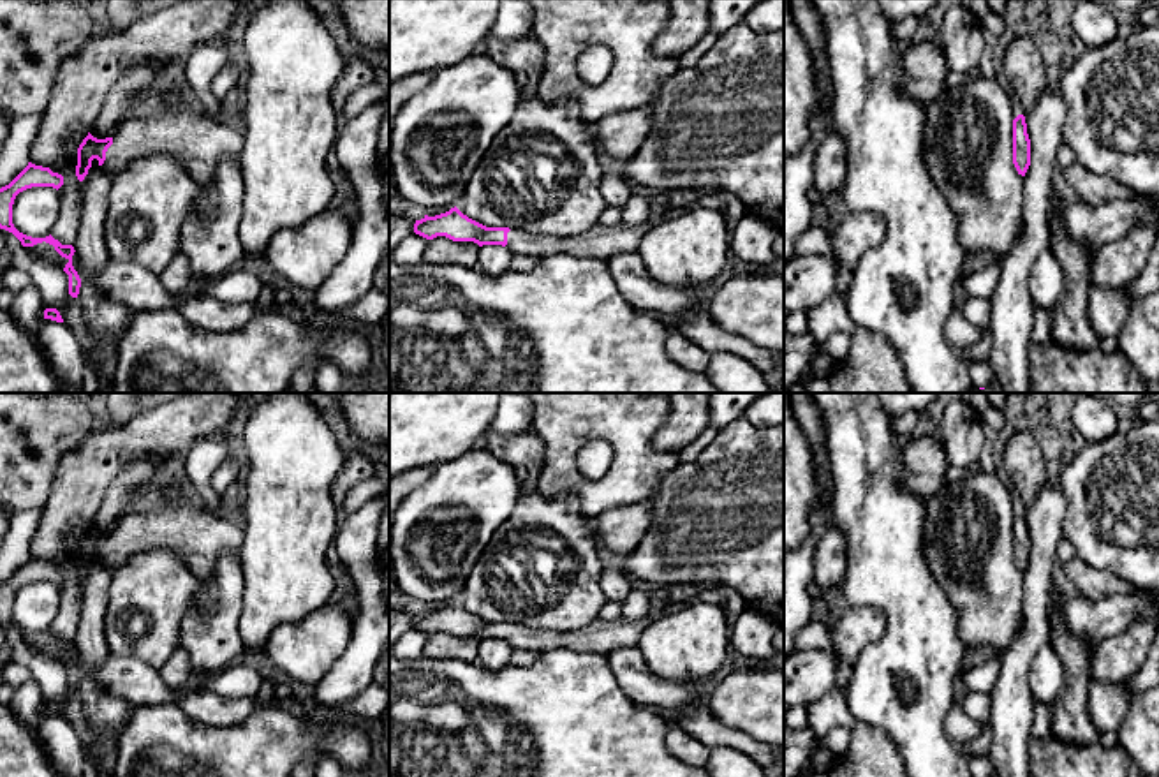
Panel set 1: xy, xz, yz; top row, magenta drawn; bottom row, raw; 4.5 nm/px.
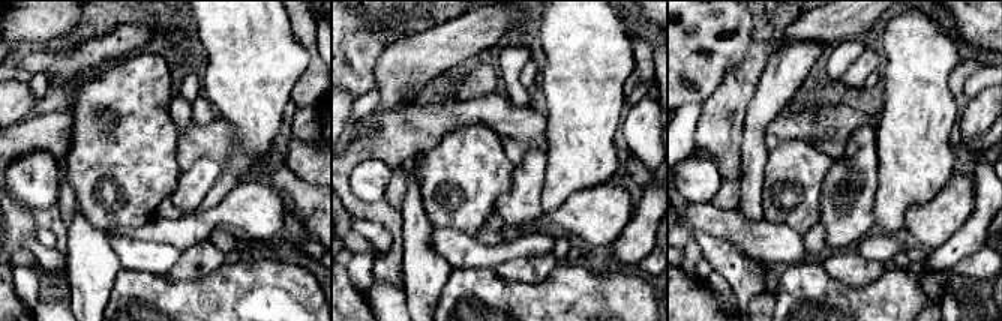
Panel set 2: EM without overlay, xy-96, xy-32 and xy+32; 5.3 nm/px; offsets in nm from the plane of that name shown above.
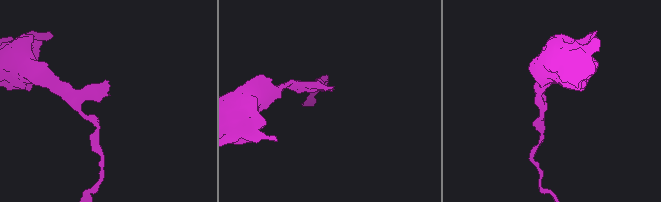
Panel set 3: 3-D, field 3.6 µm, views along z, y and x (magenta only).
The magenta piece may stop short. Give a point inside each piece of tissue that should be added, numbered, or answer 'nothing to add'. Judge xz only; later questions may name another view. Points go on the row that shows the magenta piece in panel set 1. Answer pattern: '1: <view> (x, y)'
1: xz (601, 242)

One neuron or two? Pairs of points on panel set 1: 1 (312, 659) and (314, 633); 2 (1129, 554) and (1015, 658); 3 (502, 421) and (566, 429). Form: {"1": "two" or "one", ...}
{"1": "one", "2": "two", "3": "two"}

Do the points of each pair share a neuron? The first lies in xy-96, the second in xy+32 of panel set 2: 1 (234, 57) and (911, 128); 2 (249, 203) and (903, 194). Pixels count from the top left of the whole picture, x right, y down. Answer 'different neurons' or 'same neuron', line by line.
1: same neuron
2: different neurons

